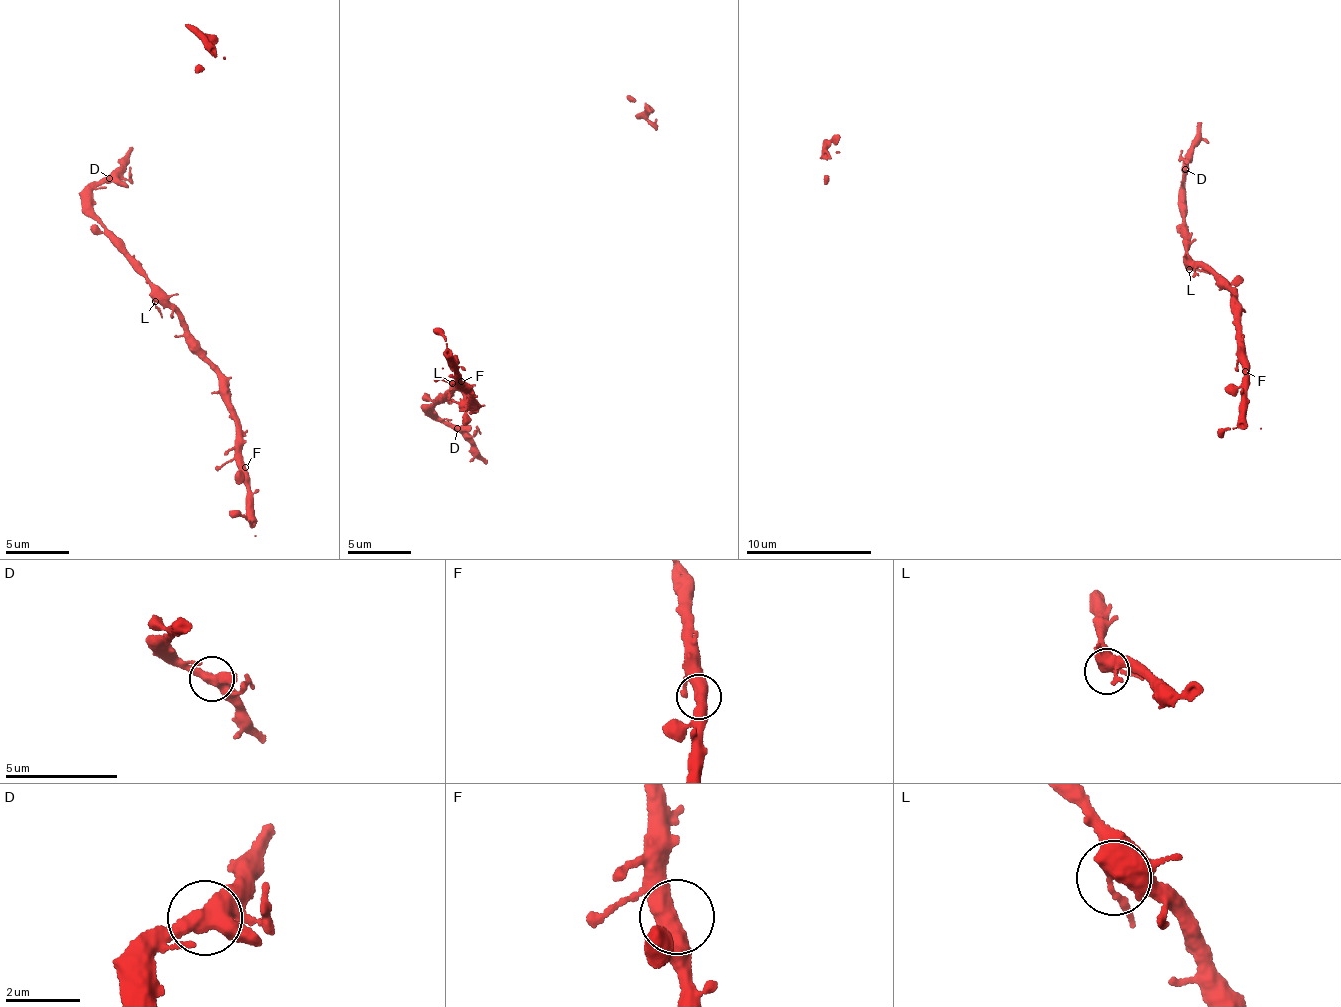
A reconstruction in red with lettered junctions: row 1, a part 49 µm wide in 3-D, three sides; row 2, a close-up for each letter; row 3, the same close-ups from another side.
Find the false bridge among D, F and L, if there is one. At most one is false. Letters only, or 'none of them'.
none of them

